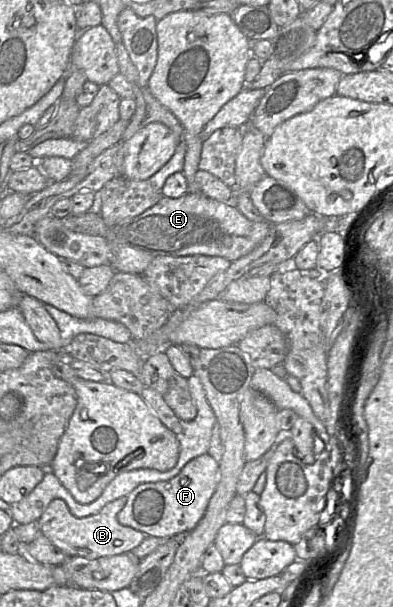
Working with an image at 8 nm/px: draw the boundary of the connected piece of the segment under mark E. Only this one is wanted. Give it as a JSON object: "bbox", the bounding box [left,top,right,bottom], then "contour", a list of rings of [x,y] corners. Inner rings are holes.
{"bbox":[61,191,272,262],"contour":[[[188,191],[179,198],[162,196],[152,207],[138,216],[107,224],[101,214],[90,211],[61,218],[69,230],[101,236],[123,247],[148,252],[154,256],[219,256],[230,262],[252,251],[269,233],[272,223],[246,218],[232,202],[221,202],[200,192]]]}

